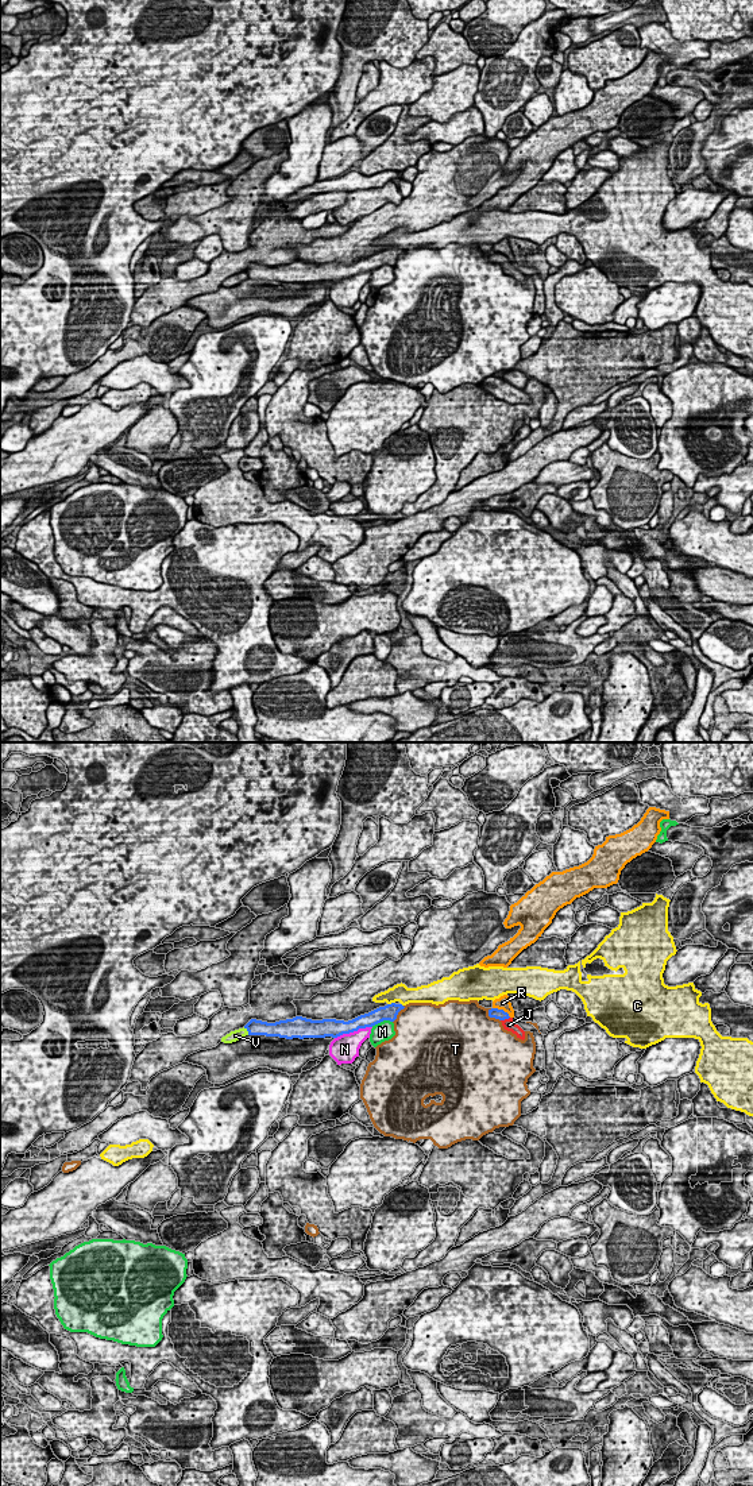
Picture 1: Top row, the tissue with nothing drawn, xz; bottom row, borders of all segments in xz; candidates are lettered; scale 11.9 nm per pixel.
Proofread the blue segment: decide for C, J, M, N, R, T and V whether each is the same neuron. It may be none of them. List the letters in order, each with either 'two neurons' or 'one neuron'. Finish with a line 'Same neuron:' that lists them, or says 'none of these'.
C: two neurons
J: one neuron
M: two neurons
N: two neurons
R: two neurons
T: two neurons
V: two neurons
Same neuron: J

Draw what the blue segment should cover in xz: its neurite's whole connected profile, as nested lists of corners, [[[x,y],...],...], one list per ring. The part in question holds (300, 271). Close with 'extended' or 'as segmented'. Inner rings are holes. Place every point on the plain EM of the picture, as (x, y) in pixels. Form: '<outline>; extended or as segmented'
[[[391,247],[348,266],[336,263],[312,265],[302,260],[275,267],[251,263],[244,273],[248,275],[248,279],[279,281],[286,283],[337,282],[343,278],[358,275],[359,273],[372,271],[383,265],[394,266],[398,256],[403,252],[402,248]]]; as segmented

